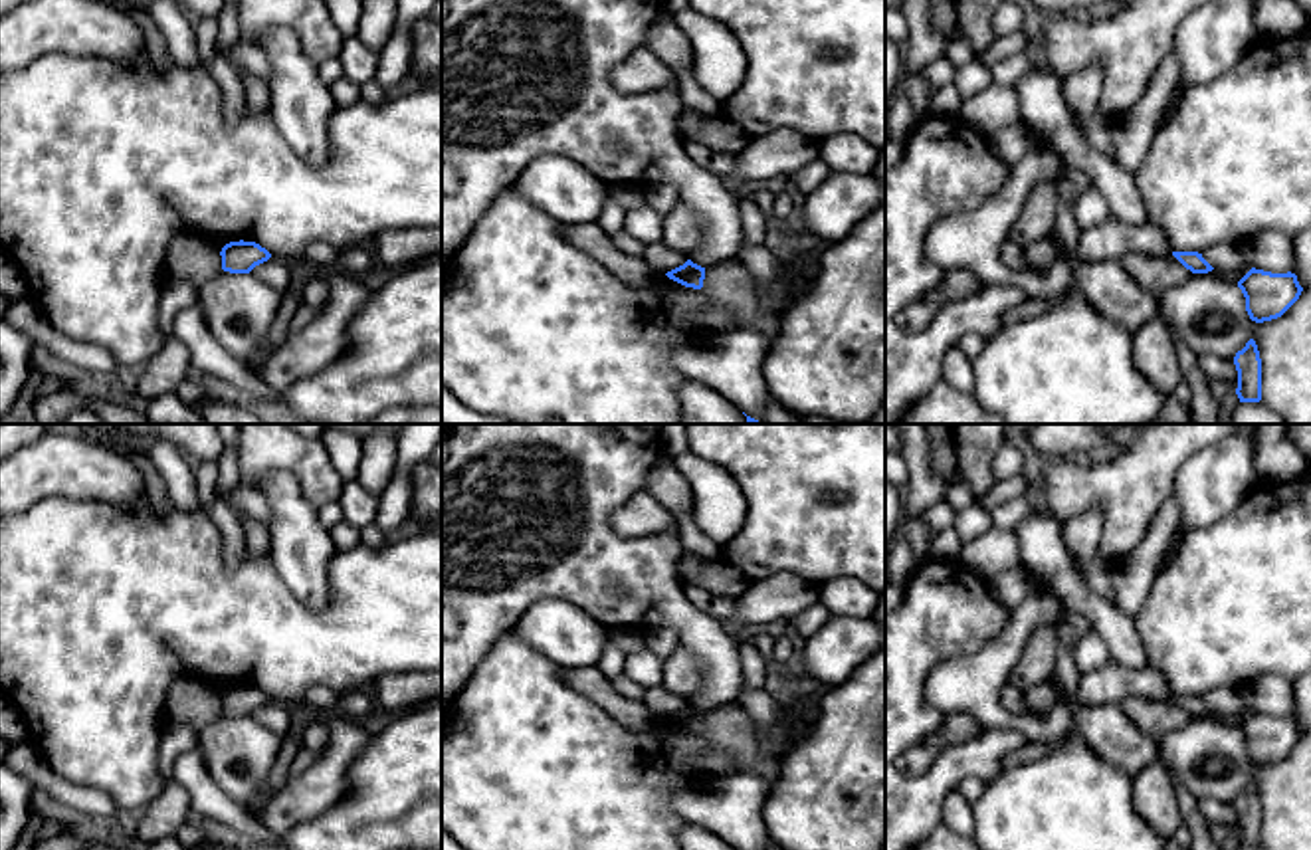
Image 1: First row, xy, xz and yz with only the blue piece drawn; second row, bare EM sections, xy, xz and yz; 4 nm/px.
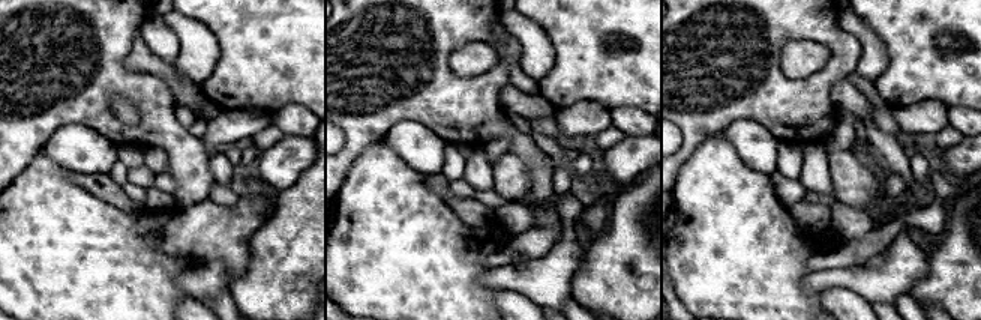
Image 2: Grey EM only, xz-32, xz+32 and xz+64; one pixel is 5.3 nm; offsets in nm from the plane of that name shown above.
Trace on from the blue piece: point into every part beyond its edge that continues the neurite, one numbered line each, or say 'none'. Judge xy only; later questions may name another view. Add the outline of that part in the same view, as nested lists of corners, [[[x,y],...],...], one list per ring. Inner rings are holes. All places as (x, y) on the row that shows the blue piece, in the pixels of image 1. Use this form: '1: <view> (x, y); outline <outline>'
none

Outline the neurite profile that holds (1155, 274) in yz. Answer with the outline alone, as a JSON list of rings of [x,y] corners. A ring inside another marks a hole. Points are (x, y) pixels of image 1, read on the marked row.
[[[1131,254],[1123,256],[1119,264],[1143,289],[1155,295],[1194,275],[1172,254],[1168,256]]]

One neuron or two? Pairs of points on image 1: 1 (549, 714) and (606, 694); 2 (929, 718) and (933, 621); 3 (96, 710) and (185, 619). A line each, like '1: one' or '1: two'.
1: two
2: one
3: one

